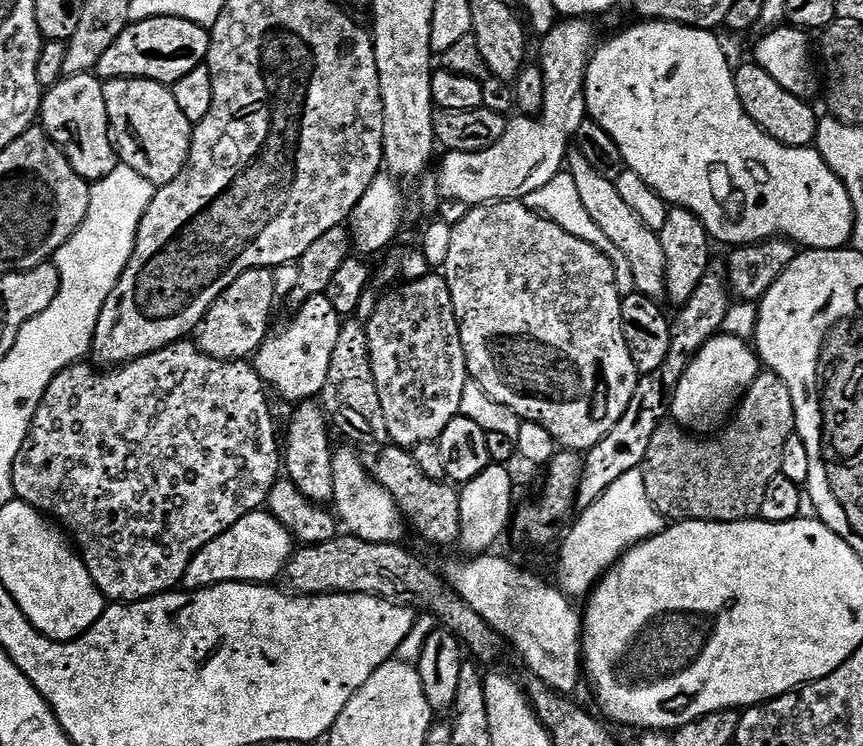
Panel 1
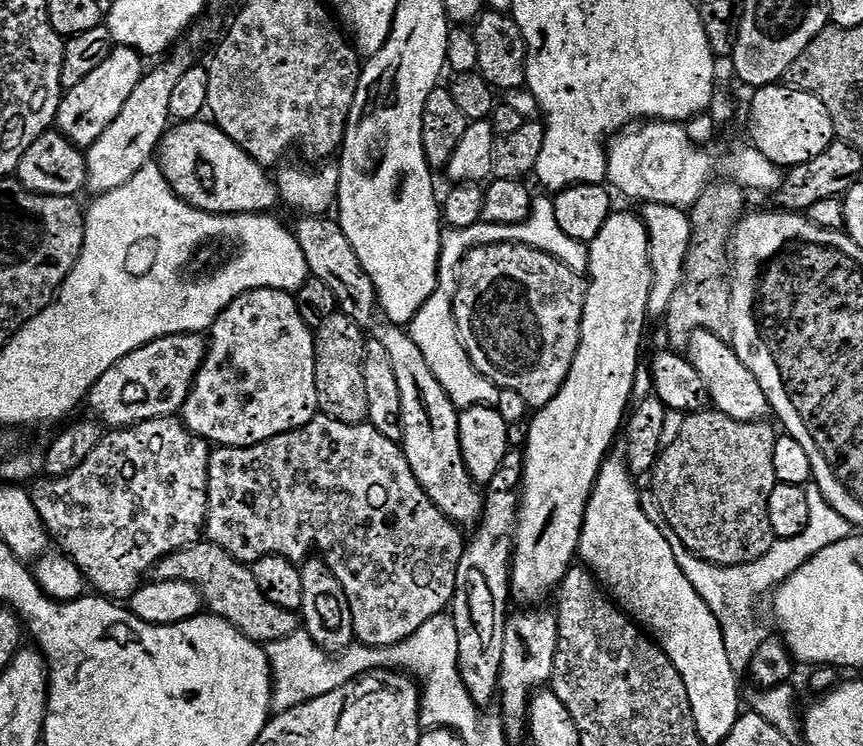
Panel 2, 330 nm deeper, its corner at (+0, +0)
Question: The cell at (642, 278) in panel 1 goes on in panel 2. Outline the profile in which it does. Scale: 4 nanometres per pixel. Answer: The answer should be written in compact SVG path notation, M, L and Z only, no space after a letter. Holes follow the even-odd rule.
M698 330L688 339L686 355L694 370L698 370L698 378L702 378L707 399L715 411L726 414L738 422L764 420L769 415L768 399L758 378L750 374L748 367L738 358L735 348L723 335Z

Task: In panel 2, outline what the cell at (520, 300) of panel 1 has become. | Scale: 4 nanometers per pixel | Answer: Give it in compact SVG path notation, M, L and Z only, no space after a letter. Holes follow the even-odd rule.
M484 244L481 248L471 248L460 263L460 271L456 277L456 297L452 303L452 313L456 319L460 340L464 344L464 349L467 350L473 366L487 380L491 380L497 388L514 390L514 394L522 394L522 398L528 404L529 409L539 410L553 400L558 394L558 390L562 390L562 386L570 374L574 354L578 354L578 346L580 345L580 327L582 326L582 314L584 313L587 293L588 285L581 273L570 270L570 266L566 266L558 258L554 258L542 250L531 248L525 244Z

